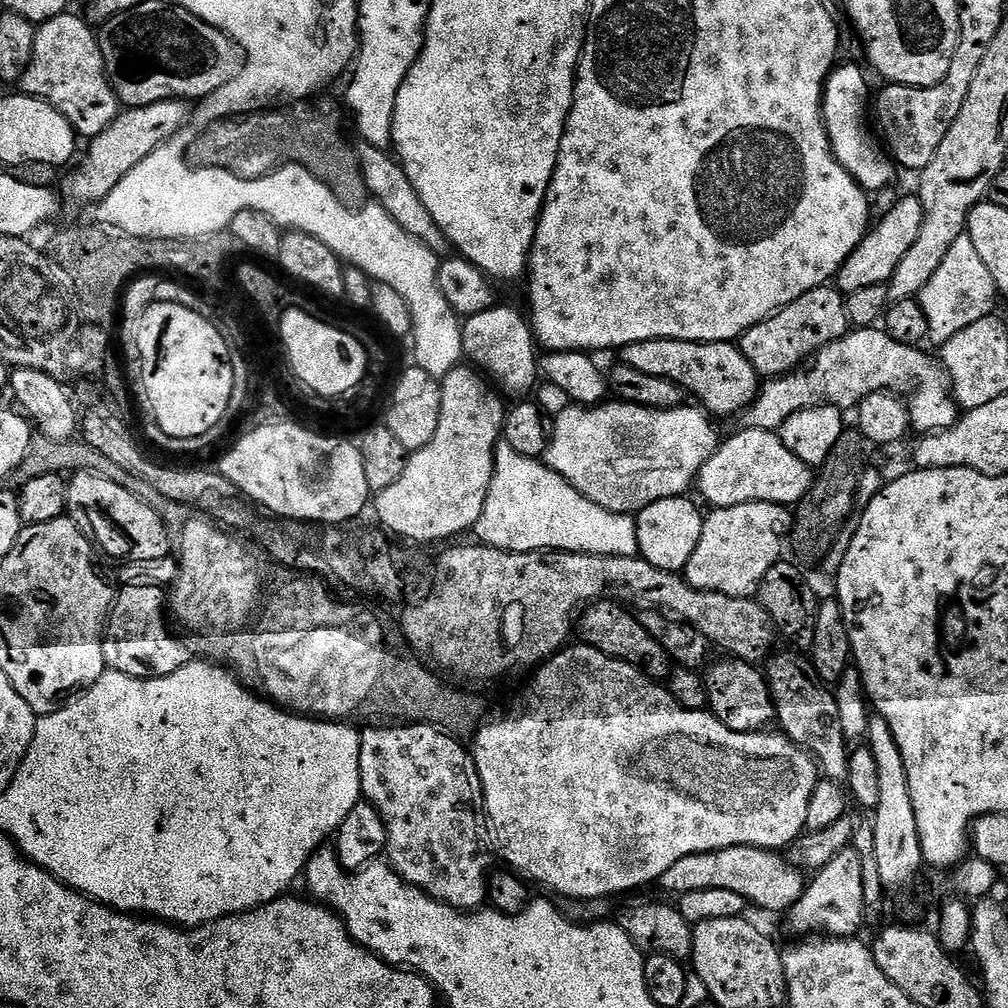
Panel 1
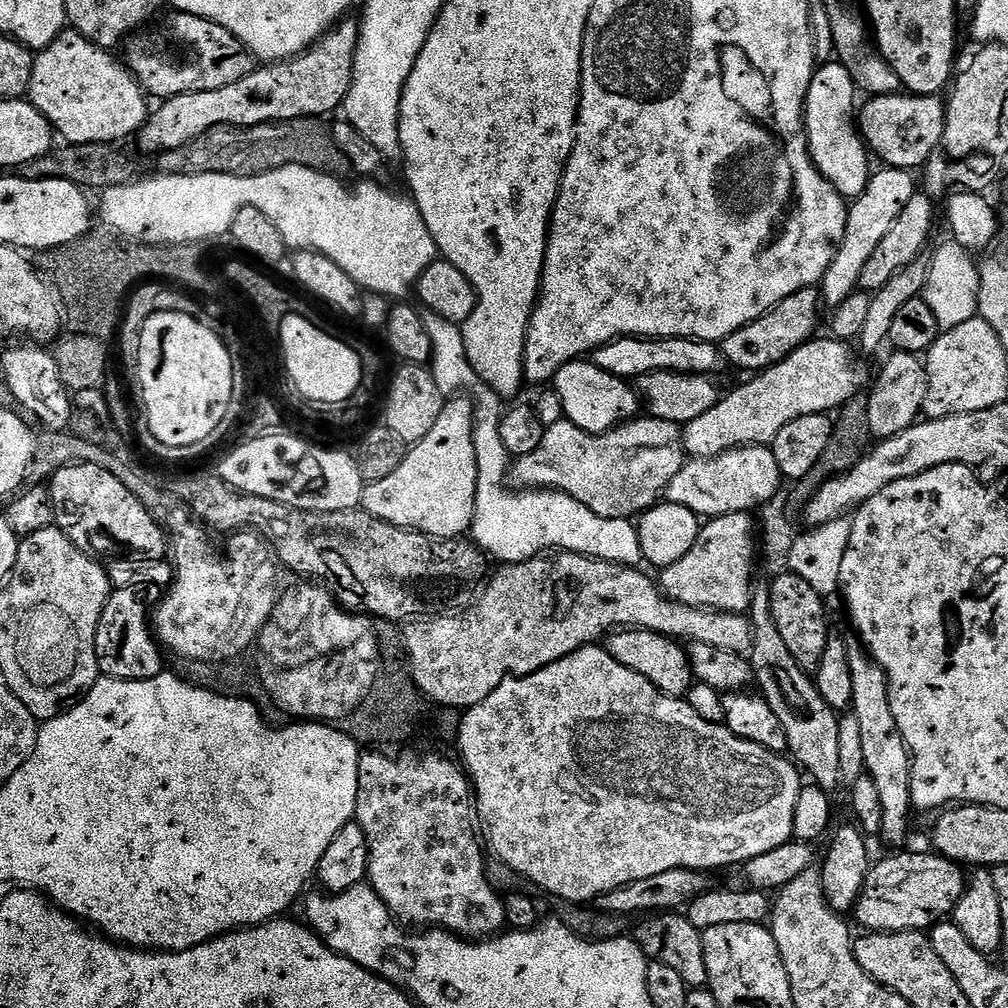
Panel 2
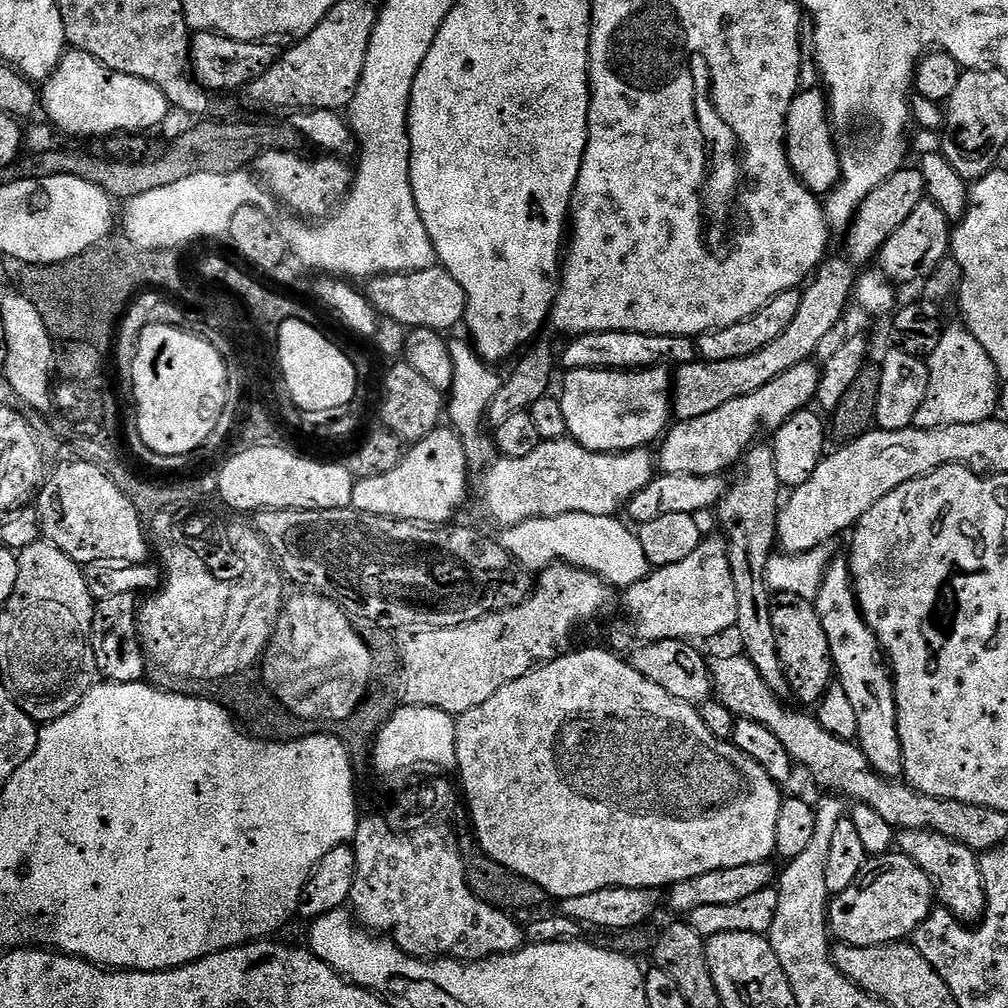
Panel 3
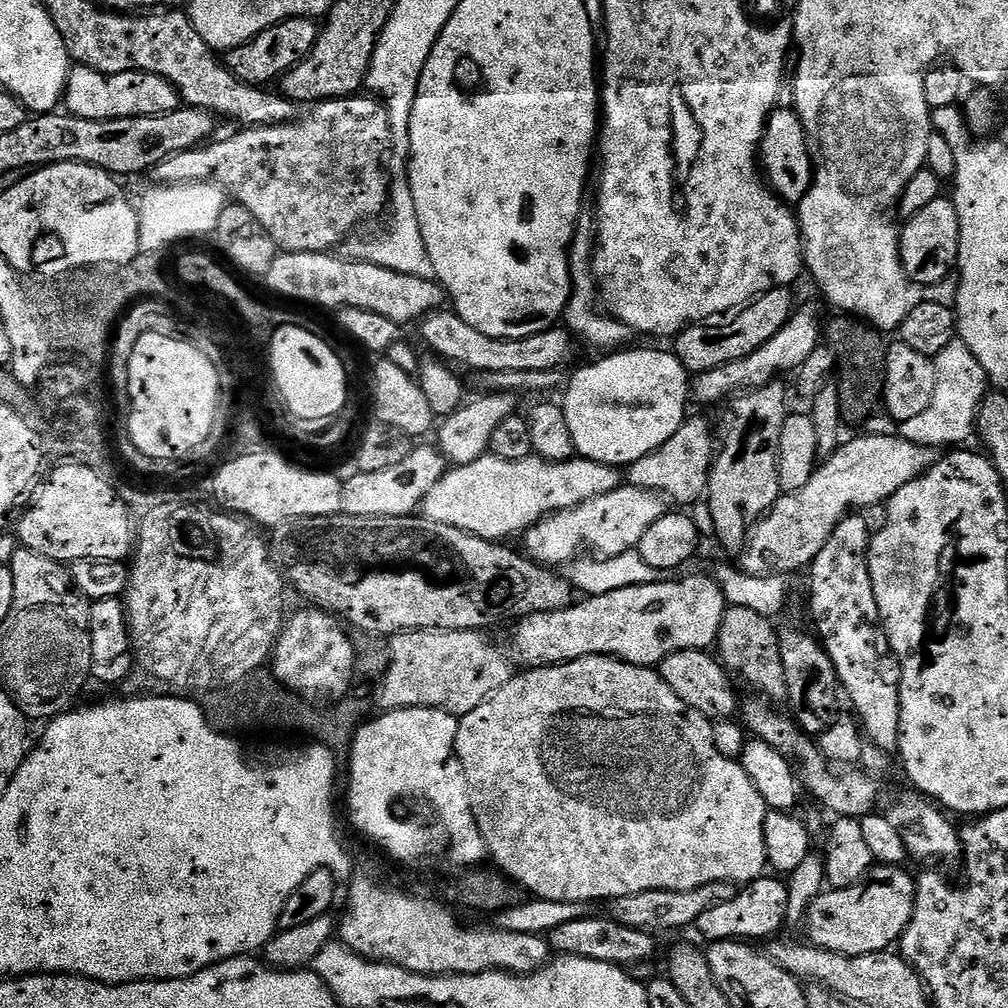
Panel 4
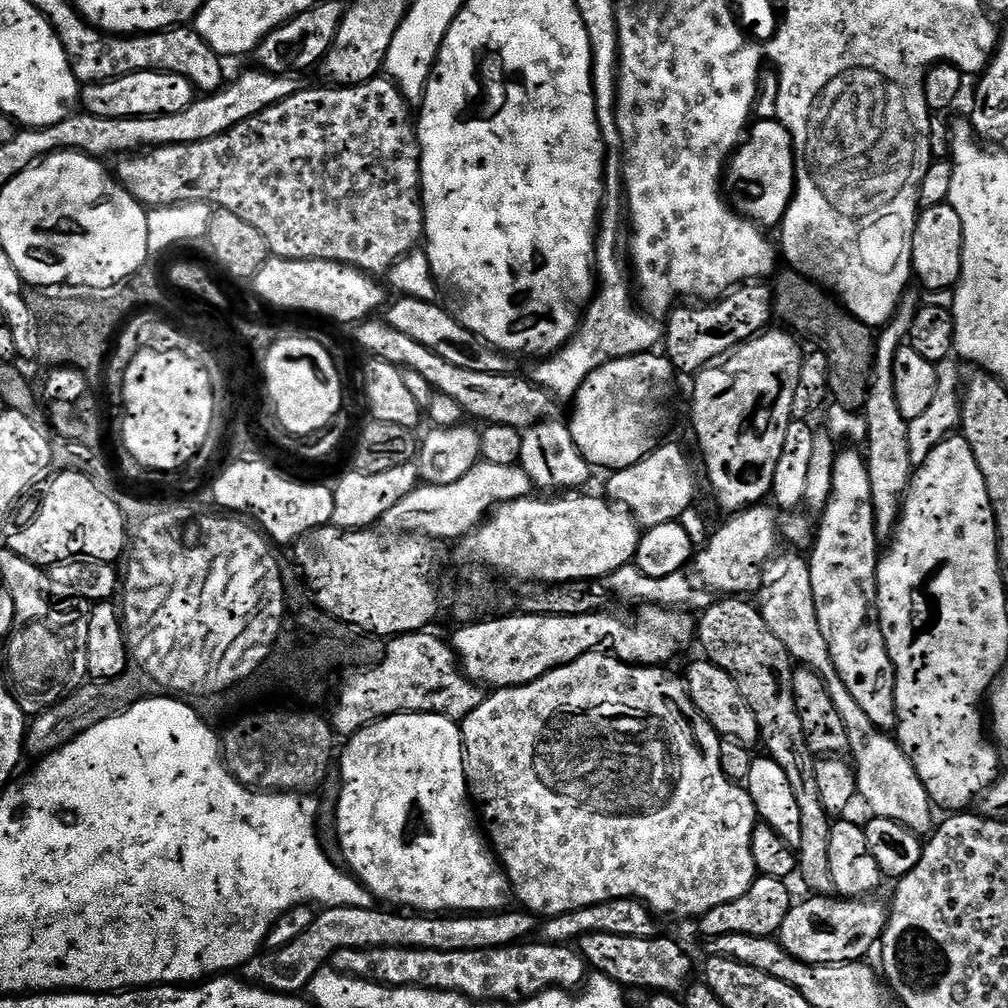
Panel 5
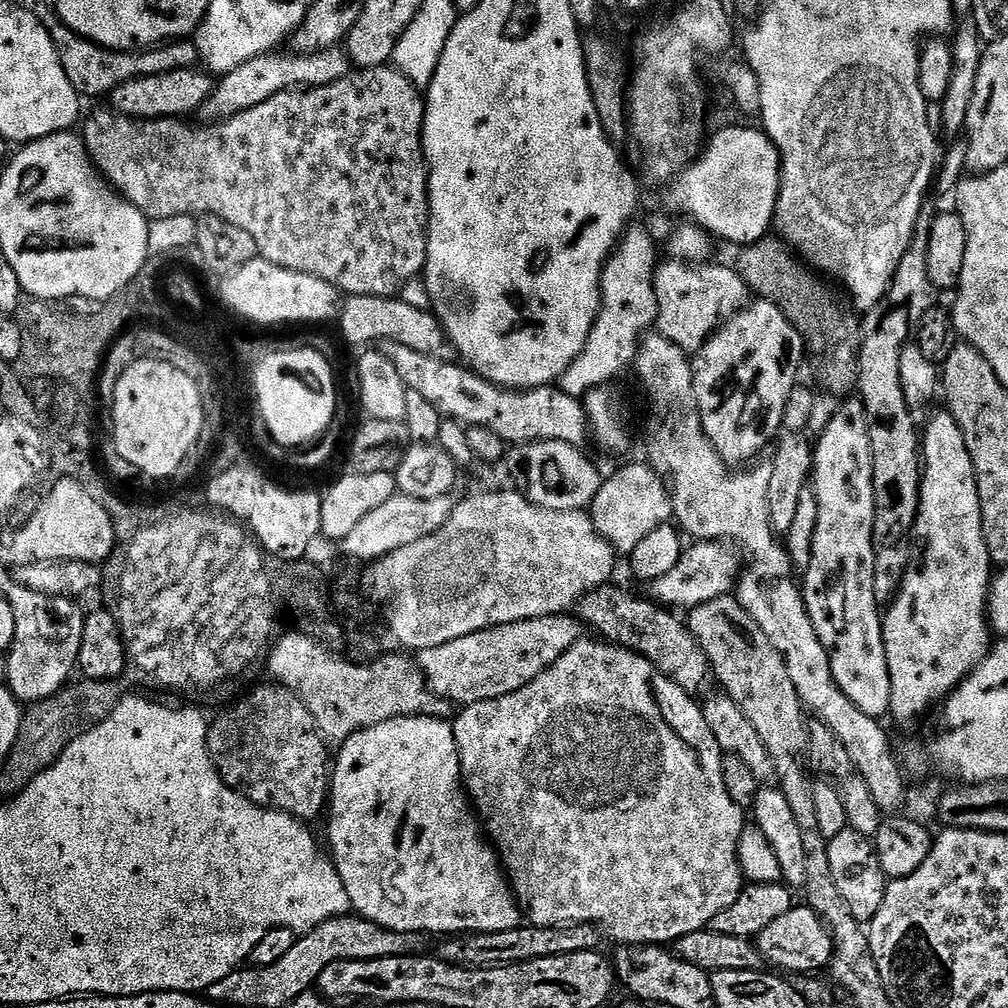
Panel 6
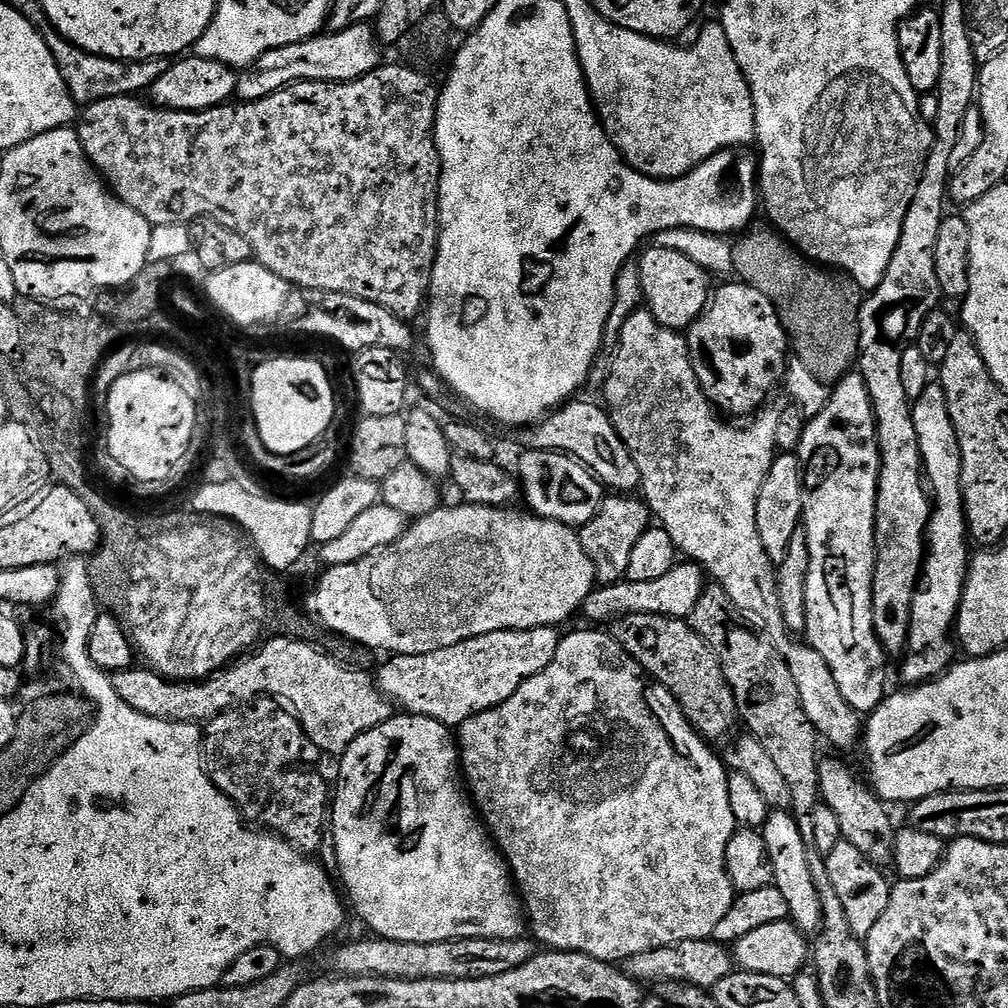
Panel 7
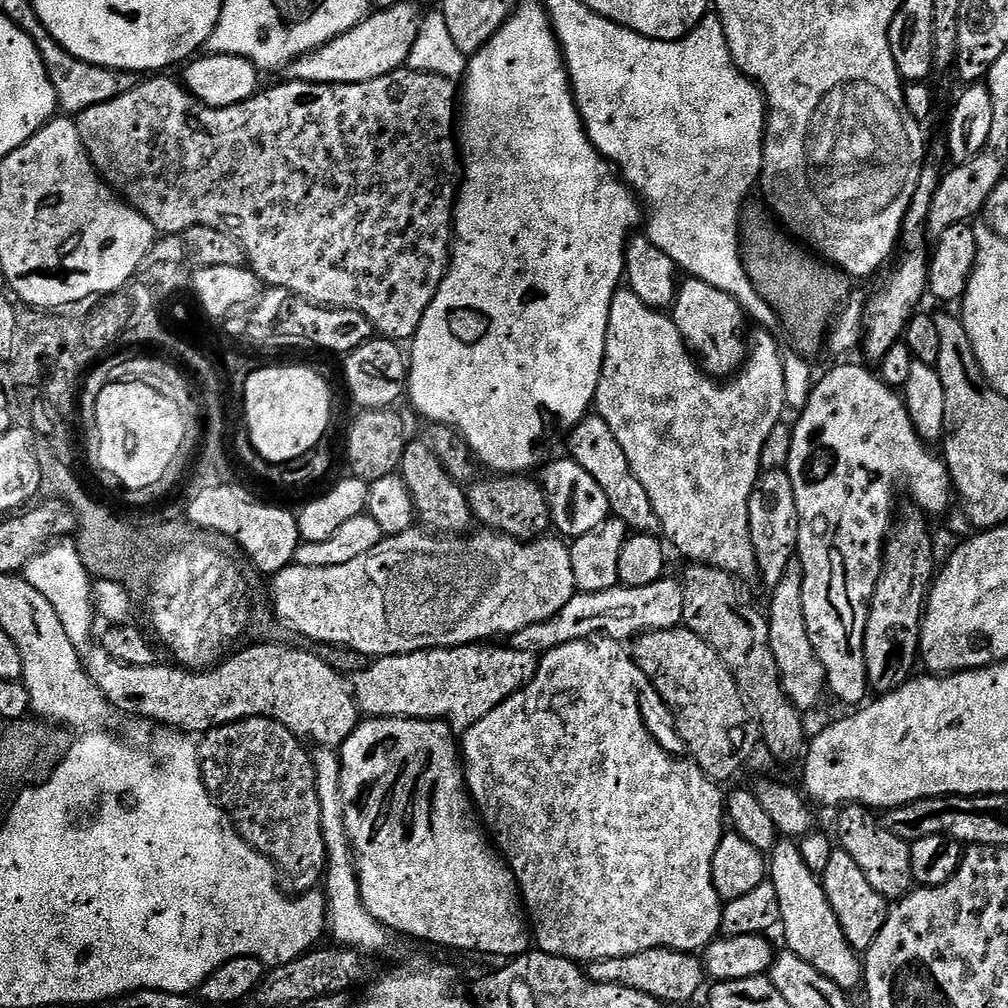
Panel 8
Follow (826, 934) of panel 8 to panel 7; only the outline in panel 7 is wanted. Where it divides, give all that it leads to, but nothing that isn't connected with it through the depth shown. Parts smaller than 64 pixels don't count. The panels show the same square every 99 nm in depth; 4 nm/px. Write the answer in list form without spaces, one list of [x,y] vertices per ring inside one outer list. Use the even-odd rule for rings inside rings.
[[[769,811],[763,826],[764,841],[768,857],[772,863],[772,884],[782,890],[788,907],[788,919],[797,924],[805,934],[816,934],[822,922],[822,902],[818,898],[818,890],[814,886],[814,874],[810,874],[808,850],[810,845],[802,842],[802,830],[798,830],[798,822],[791,811]]]

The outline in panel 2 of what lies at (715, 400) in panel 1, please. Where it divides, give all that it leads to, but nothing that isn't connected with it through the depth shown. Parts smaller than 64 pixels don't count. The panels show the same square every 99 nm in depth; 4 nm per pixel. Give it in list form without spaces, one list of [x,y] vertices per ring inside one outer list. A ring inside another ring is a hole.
[[[622,336],[619,340],[606,342],[601,348],[593,348],[590,363],[598,366],[598,370],[606,370],[606,374],[614,374],[623,380],[635,382],[647,372],[694,372],[698,376],[716,374],[720,367],[725,367],[726,361],[723,352],[710,340],[687,340],[673,336]]]

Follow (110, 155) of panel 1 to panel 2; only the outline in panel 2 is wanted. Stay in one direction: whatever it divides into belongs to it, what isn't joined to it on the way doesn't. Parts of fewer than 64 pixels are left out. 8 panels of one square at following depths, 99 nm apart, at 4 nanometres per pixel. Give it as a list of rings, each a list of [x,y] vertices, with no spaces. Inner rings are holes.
[[[353,18],[341,19],[339,22],[332,25],[315,44],[311,44],[305,52],[300,52],[296,56],[290,57],[288,60],[277,60],[275,62],[265,63],[263,66],[257,67],[250,74],[246,74],[246,78],[238,78],[238,82],[230,82],[230,86],[226,86],[222,90],[206,90],[205,92],[187,92],[186,94],[178,94],[177,96],[169,96],[163,101],[161,108],[153,107],[144,125],[138,131],[138,141],[140,140],[140,148],[144,152],[152,152],[152,154],[159,154],[170,150],[176,150],[179,147],[186,146],[187,143],[192,142],[202,134],[206,134],[211,128],[253,128],[259,124],[276,124],[279,120],[297,120],[298,118],[306,118],[311,116],[313,118],[327,117],[327,112],[332,112],[343,105],[346,94],[350,90],[350,82],[354,74],[354,54],[358,50],[358,38],[360,37],[360,22],[359,19]]]

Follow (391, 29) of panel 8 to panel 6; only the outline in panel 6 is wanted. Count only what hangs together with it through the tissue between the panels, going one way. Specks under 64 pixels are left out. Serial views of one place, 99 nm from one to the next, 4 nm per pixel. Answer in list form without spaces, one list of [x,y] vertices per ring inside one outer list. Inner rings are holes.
[[[343,47],[301,56],[289,54],[284,50],[263,52],[260,56],[250,58],[250,62],[242,62],[242,66],[238,66],[234,71],[223,73],[215,81],[210,98],[206,98],[204,103],[202,116],[205,116],[205,121],[208,122],[229,120],[231,116],[237,116],[246,110],[254,110],[254,106],[262,106],[262,102],[283,92],[321,88],[338,82],[348,75],[349,71],[350,57]]]

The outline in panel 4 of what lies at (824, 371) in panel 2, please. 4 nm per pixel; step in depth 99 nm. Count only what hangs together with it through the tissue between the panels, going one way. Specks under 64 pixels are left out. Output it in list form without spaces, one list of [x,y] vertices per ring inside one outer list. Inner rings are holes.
[[[685,419],[684,425],[658,450],[638,458],[638,462],[627,465],[626,480],[631,487],[645,488],[659,492],[661,496],[672,500],[673,505],[692,504],[705,495],[708,486],[708,471],[712,469],[714,459],[714,440],[708,437],[708,424],[704,420]]]

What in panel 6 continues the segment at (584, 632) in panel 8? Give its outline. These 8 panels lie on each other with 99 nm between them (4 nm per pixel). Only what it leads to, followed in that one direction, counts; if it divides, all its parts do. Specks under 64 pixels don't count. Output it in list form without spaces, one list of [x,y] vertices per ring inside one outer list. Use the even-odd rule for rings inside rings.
[[[701,540],[692,542],[689,548],[687,545],[680,553],[678,566],[662,574],[662,578],[651,581],[651,599],[672,610],[681,610],[680,608],[691,610],[702,606],[702,602],[710,602],[719,596],[729,595],[736,587],[742,560],[735,551],[732,553],[730,549],[723,548],[720,544],[723,543],[716,540]]]

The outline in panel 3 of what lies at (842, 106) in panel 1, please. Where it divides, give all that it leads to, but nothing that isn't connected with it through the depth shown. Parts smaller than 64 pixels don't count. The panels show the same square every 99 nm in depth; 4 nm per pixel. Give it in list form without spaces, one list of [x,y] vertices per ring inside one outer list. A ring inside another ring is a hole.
[[[801,90],[797,92],[788,115],[786,143],[790,166],[796,177],[810,191],[817,194],[827,194],[840,183],[842,179],[840,149],[836,146],[834,129],[830,123],[830,105],[823,91],[807,92],[807,90]]]

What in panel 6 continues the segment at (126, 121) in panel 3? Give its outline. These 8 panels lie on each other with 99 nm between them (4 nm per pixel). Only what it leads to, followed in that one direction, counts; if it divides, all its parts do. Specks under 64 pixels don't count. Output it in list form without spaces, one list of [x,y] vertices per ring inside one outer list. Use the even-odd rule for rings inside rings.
[[[196,68],[174,70],[170,74],[143,76],[118,86],[110,94],[110,104],[119,115],[135,116],[138,120],[188,118],[191,117],[188,116],[191,112],[199,113],[203,109],[206,98],[210,98],[213,87],[213,77],[207,71]]]

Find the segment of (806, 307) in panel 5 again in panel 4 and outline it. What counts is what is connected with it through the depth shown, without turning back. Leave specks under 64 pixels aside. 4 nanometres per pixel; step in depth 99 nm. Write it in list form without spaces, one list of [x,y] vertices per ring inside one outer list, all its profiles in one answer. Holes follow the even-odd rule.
[[[837,315],[837,320],[827,321],[826,340],[838,353],[838,383],[842,421],[848,424],[864,424],[872,411],[881,407],[884,398],[884,375],[888,344],[885,337],[875,328],[847,315]]]

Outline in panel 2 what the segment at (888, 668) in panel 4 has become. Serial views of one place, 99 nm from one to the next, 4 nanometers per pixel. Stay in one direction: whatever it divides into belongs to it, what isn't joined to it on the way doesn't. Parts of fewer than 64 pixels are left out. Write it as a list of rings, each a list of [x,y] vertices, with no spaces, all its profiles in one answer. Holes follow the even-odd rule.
[[[859,643],[848,645],[850,675],[854,677],[854,698],[851,715],[858,718],[858,727],[862,733],[862,758],[864,770],[878,790],[878,799],[882,802],[882,826],[880,836],[892,844],[900,844],[908,832],[908,815],[914,812],[912,807],[912,758],[908,747],[894,722],[894,710],[890,710],[888,680],[875,660]]]

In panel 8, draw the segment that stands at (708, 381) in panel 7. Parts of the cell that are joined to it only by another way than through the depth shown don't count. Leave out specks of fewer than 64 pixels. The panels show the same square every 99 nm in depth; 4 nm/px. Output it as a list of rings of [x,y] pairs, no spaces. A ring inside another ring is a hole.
[[[691,278],[685,279],[685,281],[685,284],[683,281],[683,283],[681,283],[679,287],[677,287],[676,299],[670,309],[672,321],[674,322],[674,326],[678,326],[680,337],[684,340],[684,345],[686,345],[688,351],[692,353],[696,363],[700,366],[701,372],[703,372],[705,376],[711,376],[713,378],[731,378],[737,375],[740,369],[743,368],[745,359],[750,351],[750,344],[746,339],[746,332],[744,336],[744,320],[746,321],[746,313],[744,311],[744,307],[741,306],[733,296],[728,296],[725,292],[720,292],[717,288],[710,286],[706,282],[702,282],[701,280],[693,280]]]

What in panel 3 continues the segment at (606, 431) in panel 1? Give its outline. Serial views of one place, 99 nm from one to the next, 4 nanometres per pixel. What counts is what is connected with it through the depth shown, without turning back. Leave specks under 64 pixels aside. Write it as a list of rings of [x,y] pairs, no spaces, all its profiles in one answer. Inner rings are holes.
[[[571,438],[563,440],[545,440],[541,442],[531,454],[526,454],[526,458],[510,458],[505,460],[503,458],[497,459],[495,462],[488,465],[486,471],[483,473],[484,481],[480,484],[480,500],[484,503],[484,512],[493,520],[494,523],[500,524],[501,529],[512,528],[515,524],[521,524],[527,520],[539,520],[550,516],[561,516],[562,514],[594,514],[595,516],[616,516],[617,513],[623,509],[629,502],[632,501],[632,496],[638,494],[638,490],[642,490],[648,483],[652,481],[654,473],[657,471],[658,464],[654,459],[653,453],[648,448],[635,448],[629,452],[591,452],[576,443]]]

